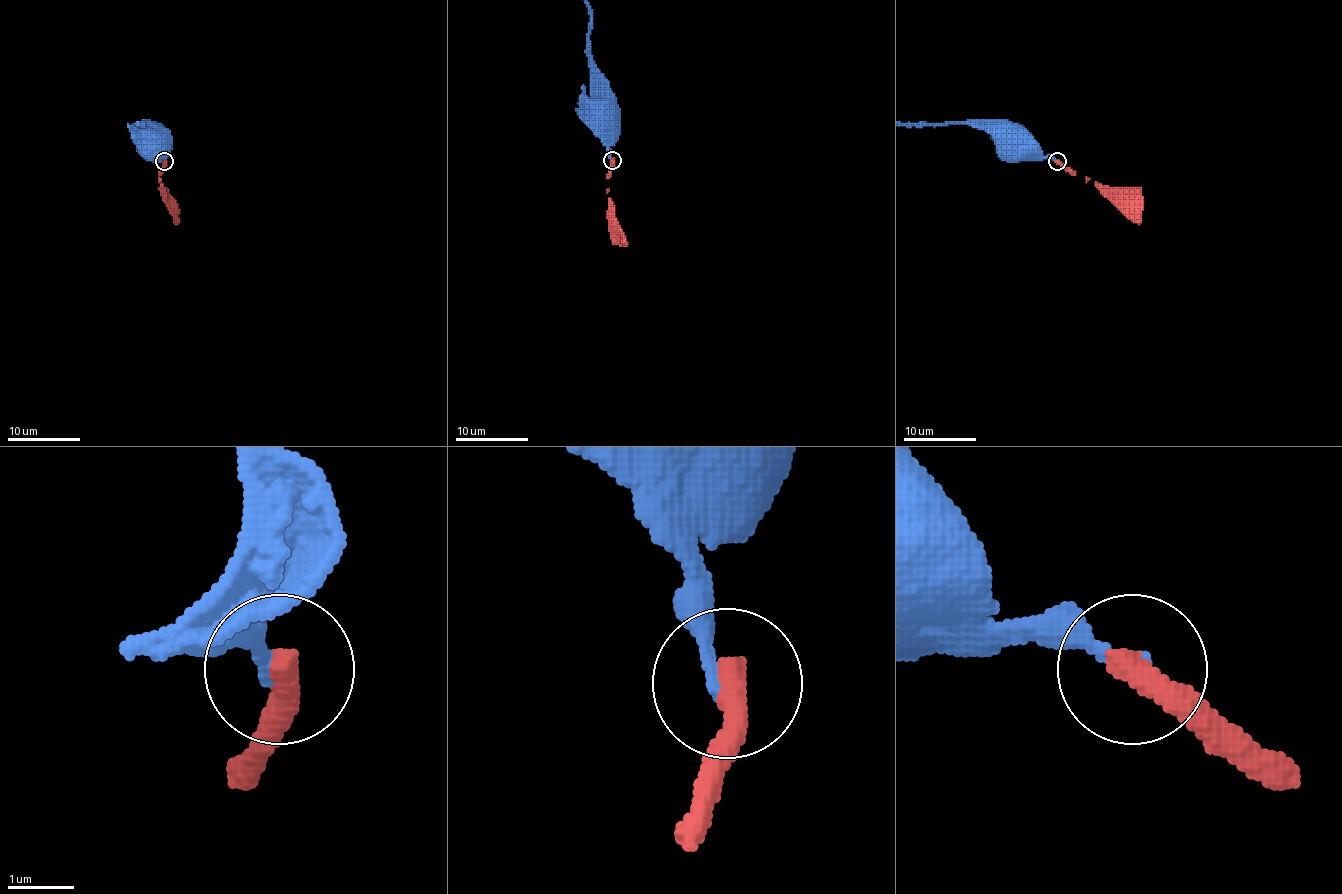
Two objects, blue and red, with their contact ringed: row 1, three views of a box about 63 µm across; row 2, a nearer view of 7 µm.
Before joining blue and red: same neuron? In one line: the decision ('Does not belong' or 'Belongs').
Does not belong

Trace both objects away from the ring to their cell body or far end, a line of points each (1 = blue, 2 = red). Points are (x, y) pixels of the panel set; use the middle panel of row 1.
1: (610, 160), (607, 154), (607, 138), (598, 123), (599, 109)
2: (612, 160), (612, 169), (607, 178), (609, 216), (627, 244)

